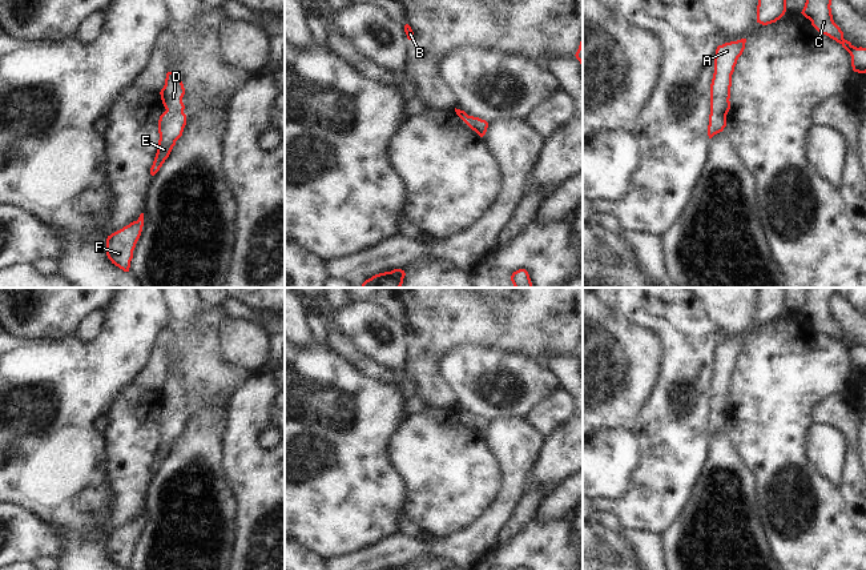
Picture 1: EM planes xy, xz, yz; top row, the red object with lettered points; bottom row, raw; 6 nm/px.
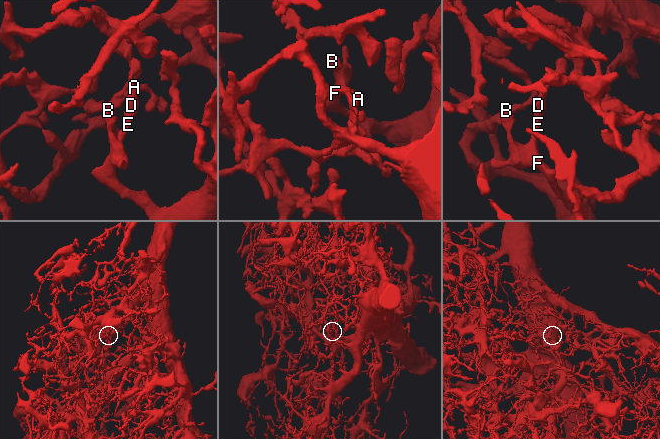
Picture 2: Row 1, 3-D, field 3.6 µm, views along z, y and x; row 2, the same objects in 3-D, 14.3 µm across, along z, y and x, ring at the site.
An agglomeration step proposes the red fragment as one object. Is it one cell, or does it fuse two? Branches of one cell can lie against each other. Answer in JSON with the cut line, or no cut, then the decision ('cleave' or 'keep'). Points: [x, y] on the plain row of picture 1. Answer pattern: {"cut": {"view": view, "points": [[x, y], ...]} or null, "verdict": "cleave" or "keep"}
{"cut": null, "verdict": "keep"}

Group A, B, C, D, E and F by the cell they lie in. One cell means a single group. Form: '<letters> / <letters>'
A B C D E F

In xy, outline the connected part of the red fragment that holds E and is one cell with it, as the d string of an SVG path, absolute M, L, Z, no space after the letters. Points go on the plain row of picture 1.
M174 369L166 372L165 384L160 390L165 410L158 418L158 447L150 466L150 473L154 474L165 458L169 455L176 439L182 434L186 424L185 404L182 396L185 386L181 377Z

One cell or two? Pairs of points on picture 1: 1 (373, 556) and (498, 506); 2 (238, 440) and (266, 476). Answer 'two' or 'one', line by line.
1: one
2: one

